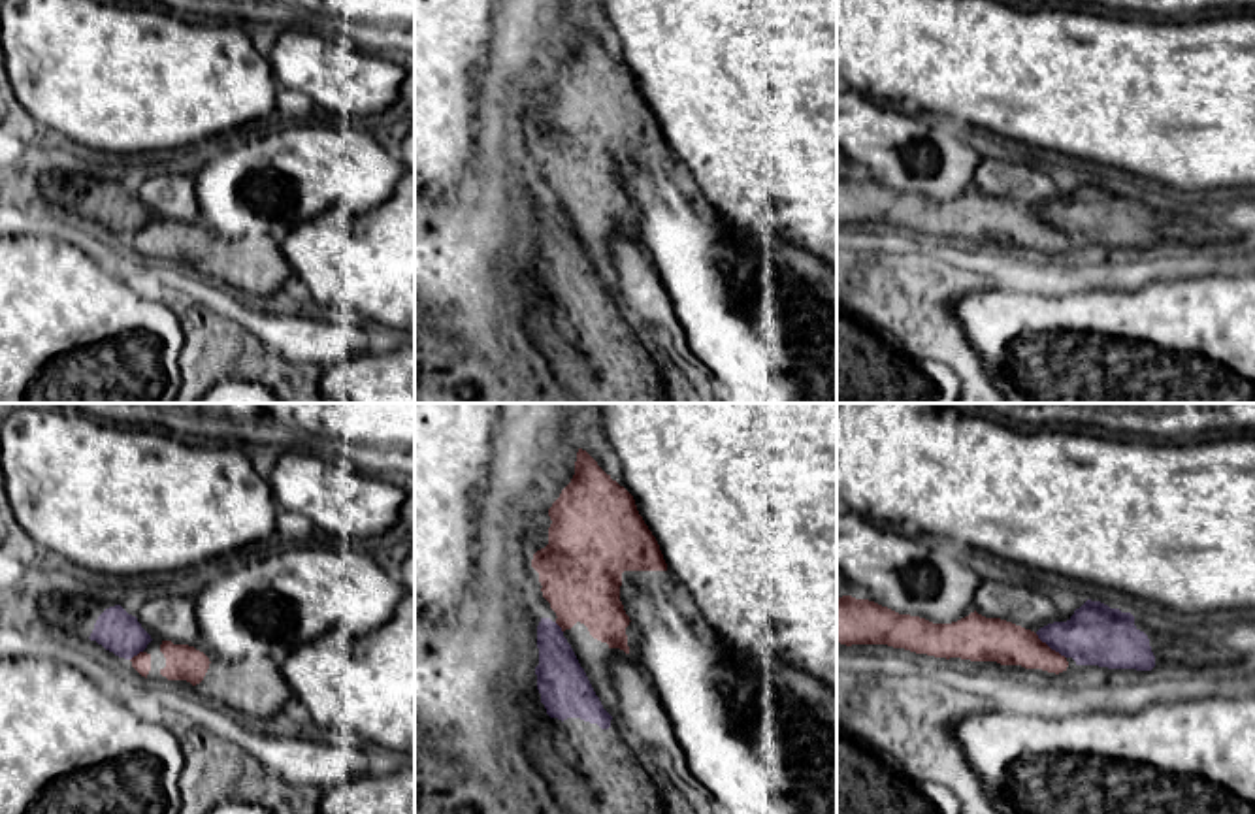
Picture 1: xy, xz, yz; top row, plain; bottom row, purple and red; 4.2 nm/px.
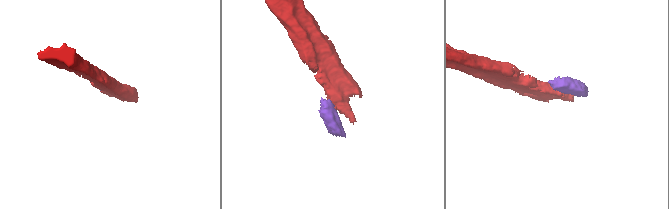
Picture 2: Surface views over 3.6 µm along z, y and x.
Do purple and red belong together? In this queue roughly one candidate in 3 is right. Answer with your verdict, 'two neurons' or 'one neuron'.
two neurons

